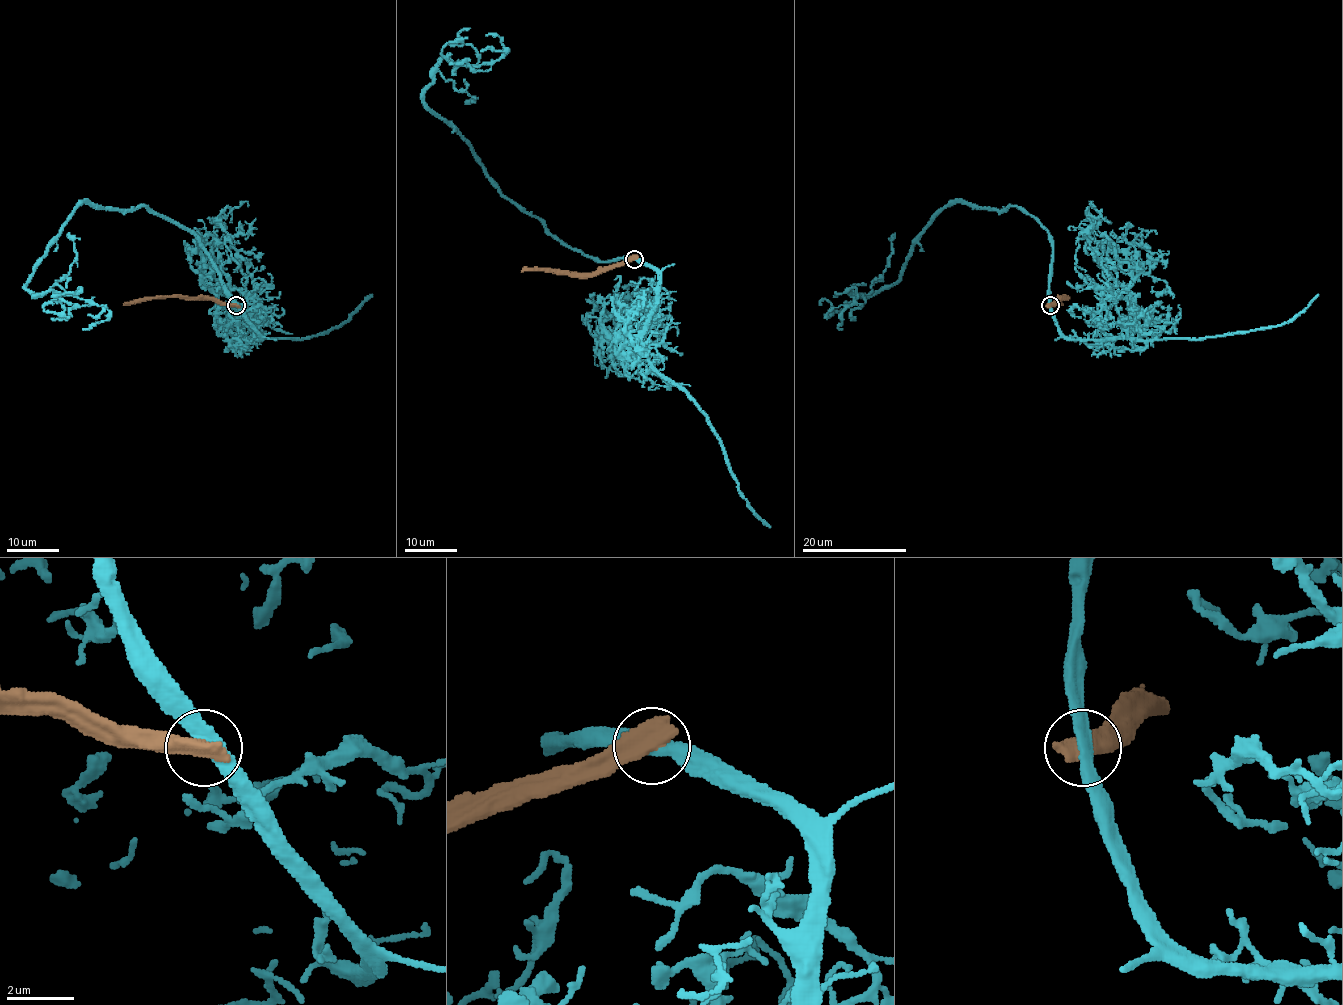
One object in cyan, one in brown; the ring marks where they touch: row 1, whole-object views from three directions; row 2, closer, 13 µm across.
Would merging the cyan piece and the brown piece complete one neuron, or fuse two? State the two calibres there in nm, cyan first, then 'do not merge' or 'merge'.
380 nm thick on the cyan side, 650 nm on the other; do not merge

